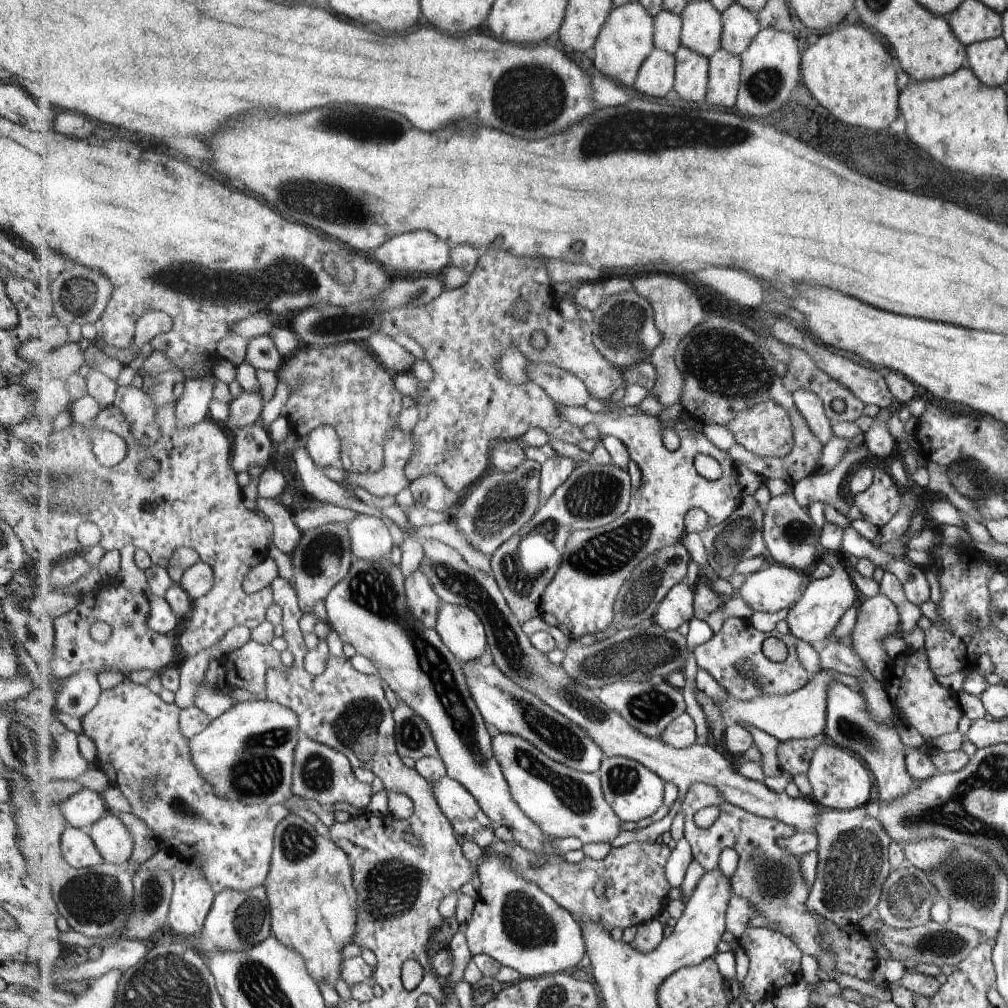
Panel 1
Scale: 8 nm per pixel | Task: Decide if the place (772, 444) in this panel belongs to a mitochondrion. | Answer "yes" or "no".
no

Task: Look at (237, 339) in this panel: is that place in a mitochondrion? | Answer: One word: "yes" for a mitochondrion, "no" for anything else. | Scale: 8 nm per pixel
no

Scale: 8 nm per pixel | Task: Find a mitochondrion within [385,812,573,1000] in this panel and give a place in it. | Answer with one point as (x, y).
(526, 923)

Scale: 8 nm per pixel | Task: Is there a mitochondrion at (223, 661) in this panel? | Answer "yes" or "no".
no

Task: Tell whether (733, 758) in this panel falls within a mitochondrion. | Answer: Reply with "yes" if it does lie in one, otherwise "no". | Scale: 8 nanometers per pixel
no

